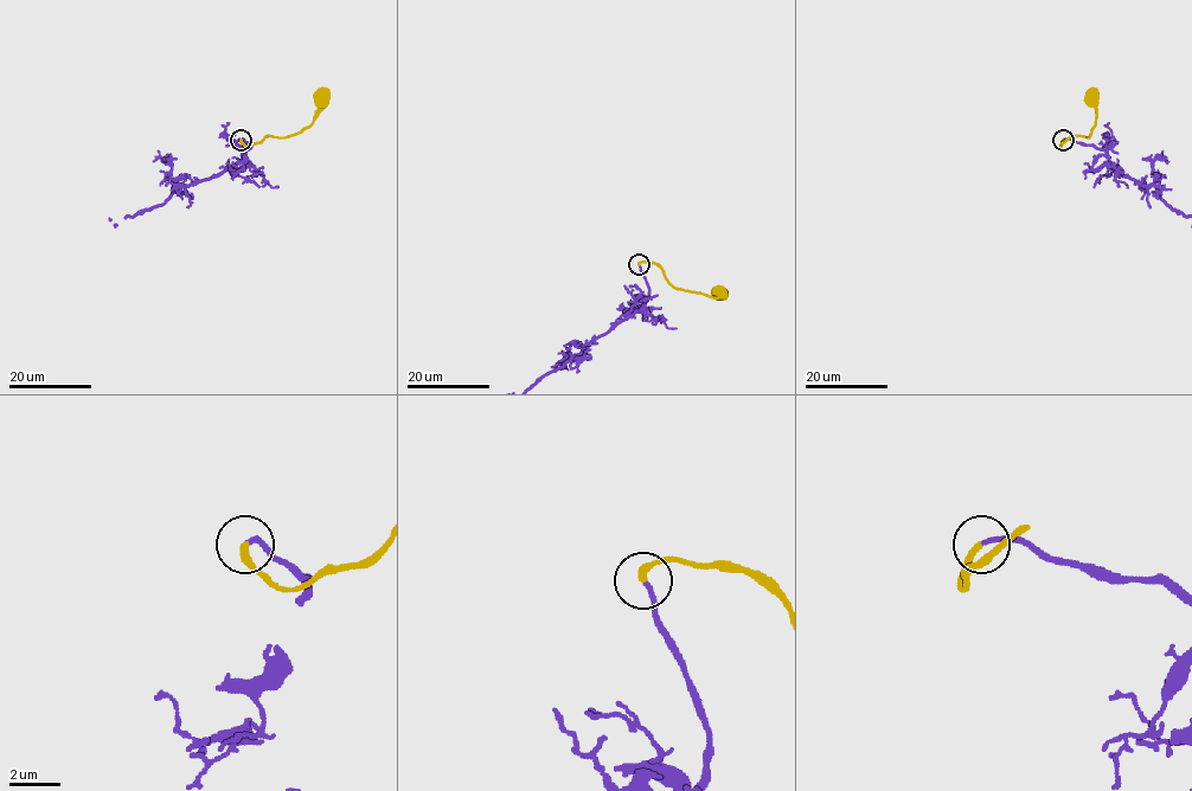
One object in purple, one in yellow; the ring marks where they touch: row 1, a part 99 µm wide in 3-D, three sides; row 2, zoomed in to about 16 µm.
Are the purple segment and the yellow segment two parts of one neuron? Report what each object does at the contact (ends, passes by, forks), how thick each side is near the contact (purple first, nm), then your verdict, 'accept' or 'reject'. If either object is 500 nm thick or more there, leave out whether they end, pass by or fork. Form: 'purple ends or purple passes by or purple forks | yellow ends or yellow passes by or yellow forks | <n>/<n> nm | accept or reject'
purple ends | yellow ends | 180/280 nm | accept

